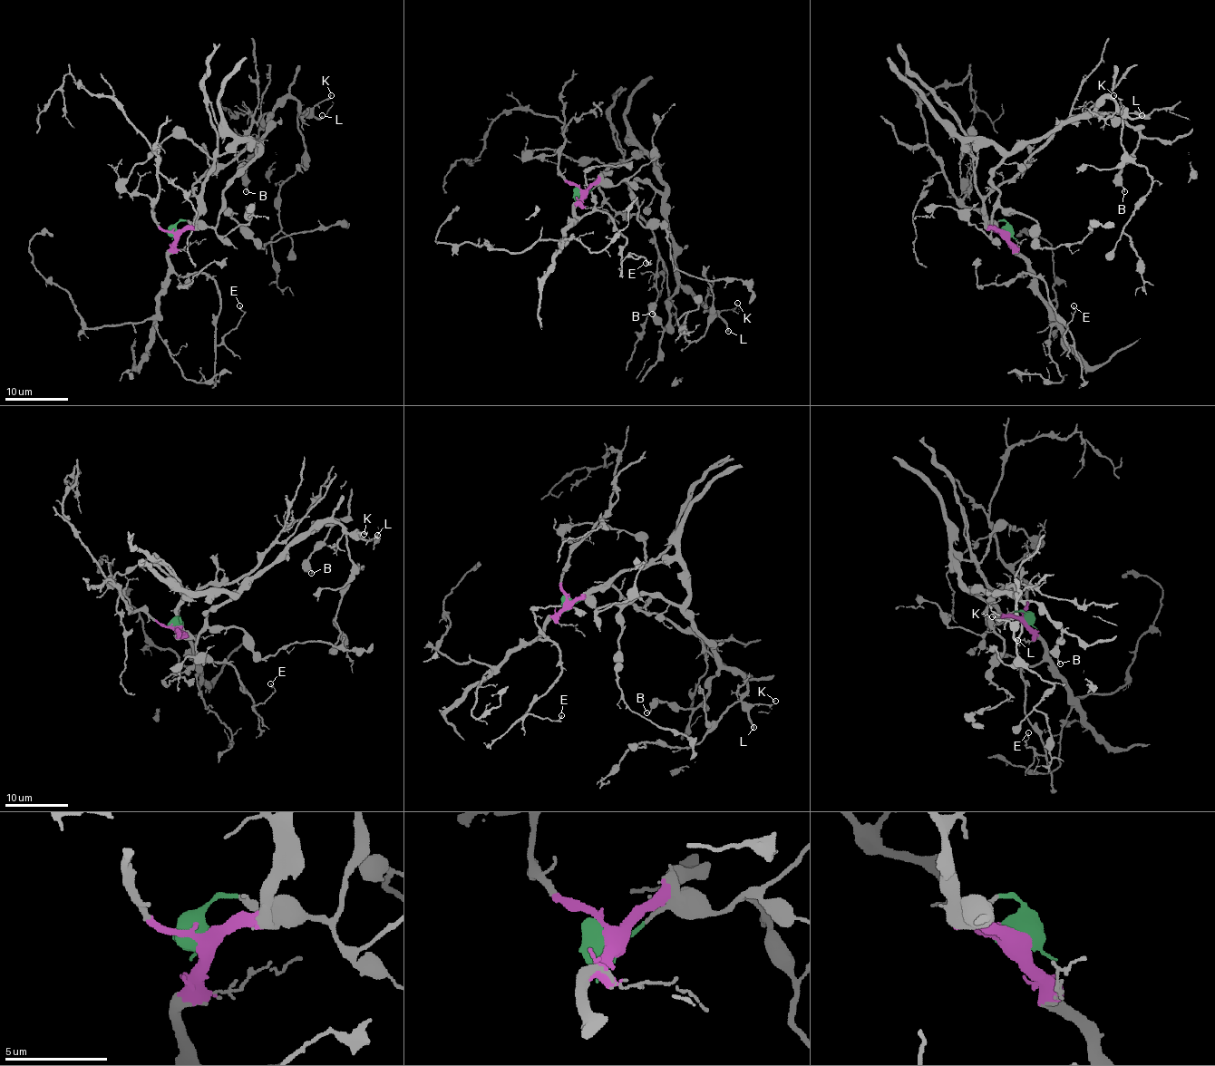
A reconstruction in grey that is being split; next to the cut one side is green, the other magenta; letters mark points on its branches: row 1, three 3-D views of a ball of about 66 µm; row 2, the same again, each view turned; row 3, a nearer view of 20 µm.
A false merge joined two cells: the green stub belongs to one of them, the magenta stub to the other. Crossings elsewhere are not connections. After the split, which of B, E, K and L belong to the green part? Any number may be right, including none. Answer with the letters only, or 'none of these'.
B, K, L

